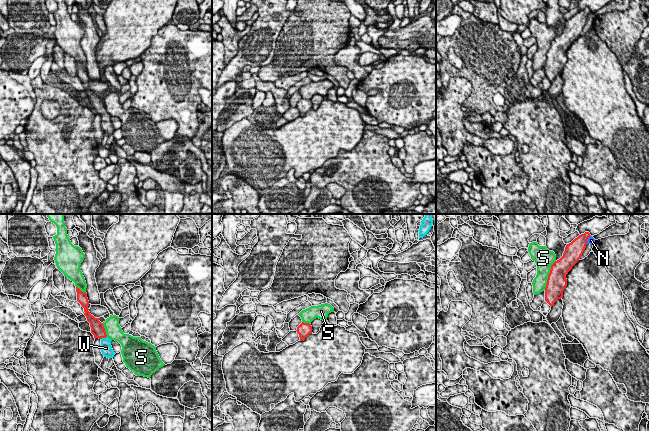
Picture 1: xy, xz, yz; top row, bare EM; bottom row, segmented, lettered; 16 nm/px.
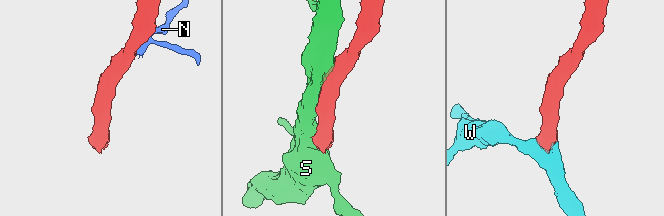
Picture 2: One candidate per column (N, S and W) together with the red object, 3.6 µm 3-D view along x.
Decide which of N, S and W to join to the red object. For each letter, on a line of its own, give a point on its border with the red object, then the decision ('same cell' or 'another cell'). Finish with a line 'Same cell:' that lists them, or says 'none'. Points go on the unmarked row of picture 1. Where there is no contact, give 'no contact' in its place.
N: yz (587, 15) | another cell
S: yz (548, 51) | another cell
W: xy (103, 113) | same cell
Same cell: W

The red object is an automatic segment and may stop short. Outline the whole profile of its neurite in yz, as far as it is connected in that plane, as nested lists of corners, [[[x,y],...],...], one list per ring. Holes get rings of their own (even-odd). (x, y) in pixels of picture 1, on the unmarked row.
[[[589,8],[579,11],[566,21],[563,32],[551,41],[545,63],[545,77],[551,83],[563,74],[563,67],[567,62],[566,51],[581,34],[590,12]]]

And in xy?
[[[76,63],[77,68],[77,77],[81,80],[84,84],[84,91],[87,94],[87,97],[90,99],[91,109],[94,111],[94,114],[99,114],[101,116],[101,128],[104,133],[113,134],[115,129],[111,122],[111,117],[105,108],[105,104],[103,99],[99,97],[99,94],[95,94],[93,91],[90,90],[88,87],[89,77],[87,74],[87,69],[82,68],[78,63]]]

